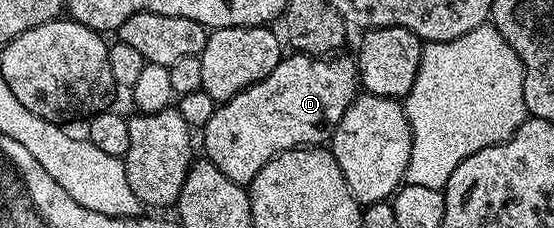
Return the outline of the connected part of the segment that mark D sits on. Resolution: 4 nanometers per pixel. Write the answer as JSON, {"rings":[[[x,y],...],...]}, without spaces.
{"rings":[[[292,52],[265,79],[253,83],[231,101],[222,102],[201,131],[206,160],[213,162],[217,171],[229,175],[233,183],[247,187],[269,159],[290,149],[330,142],[341,115],[345,115],[361,89],[356,58],[343,56],[311,57]]]}

